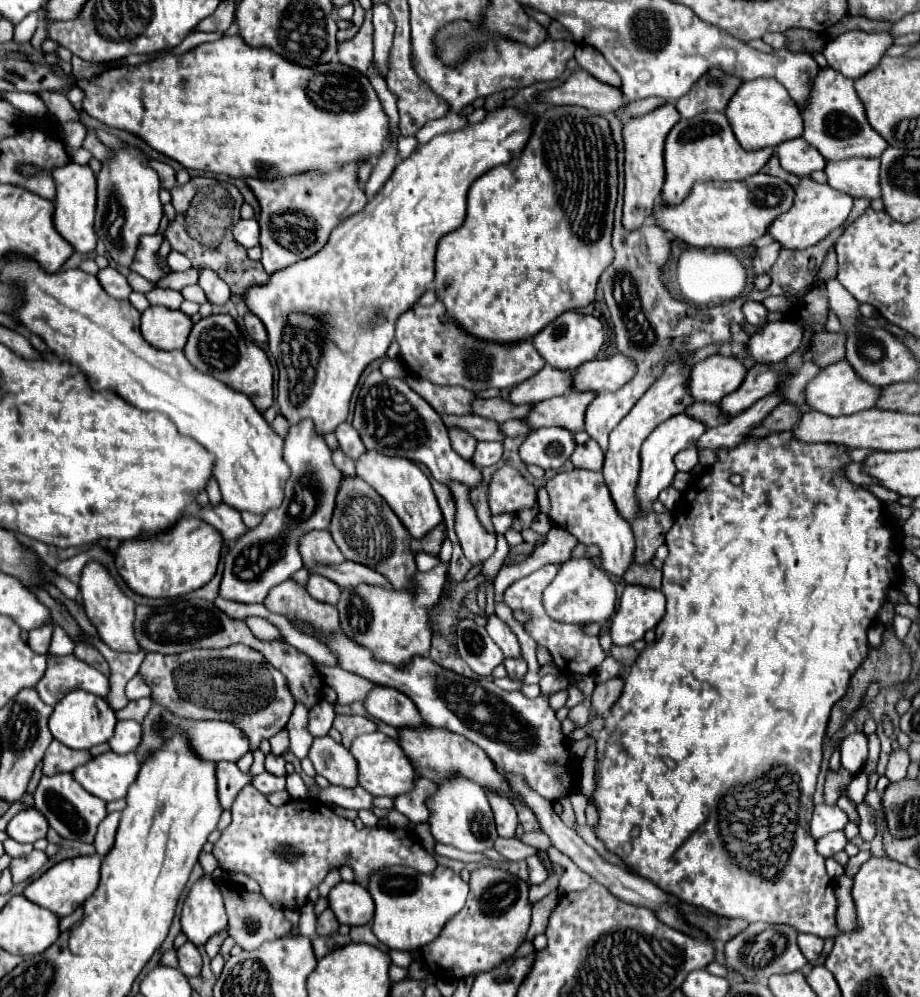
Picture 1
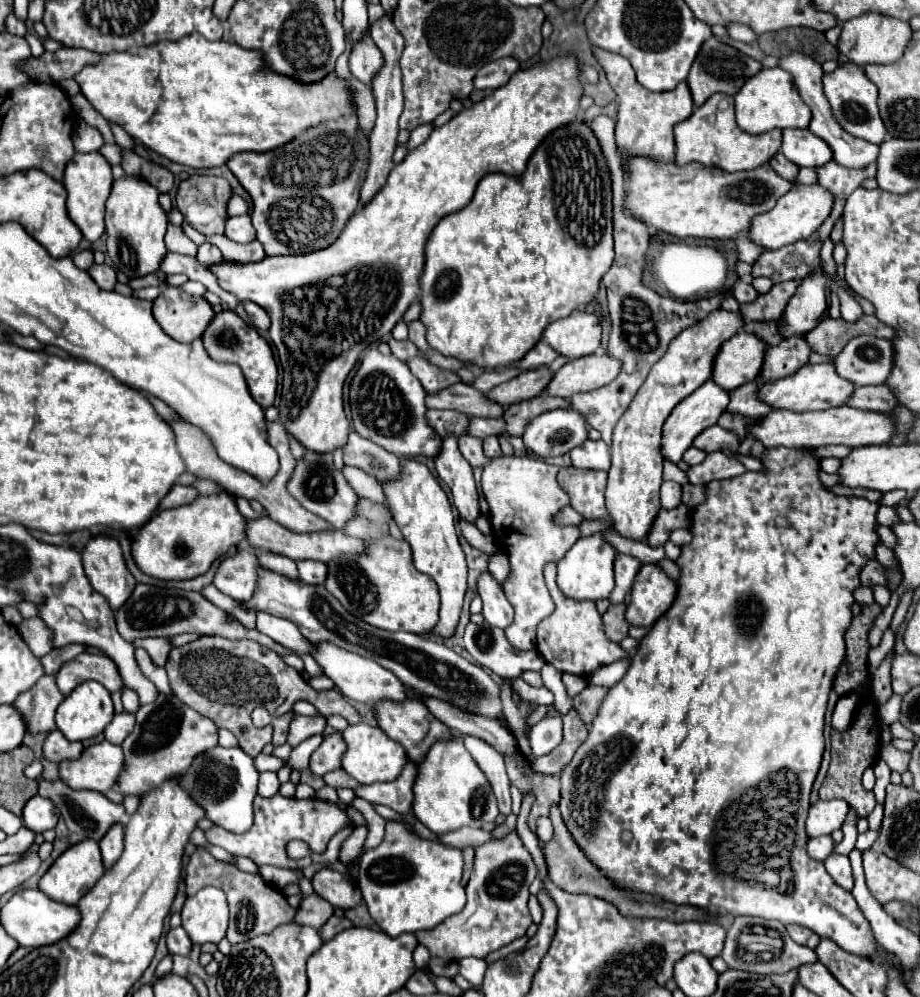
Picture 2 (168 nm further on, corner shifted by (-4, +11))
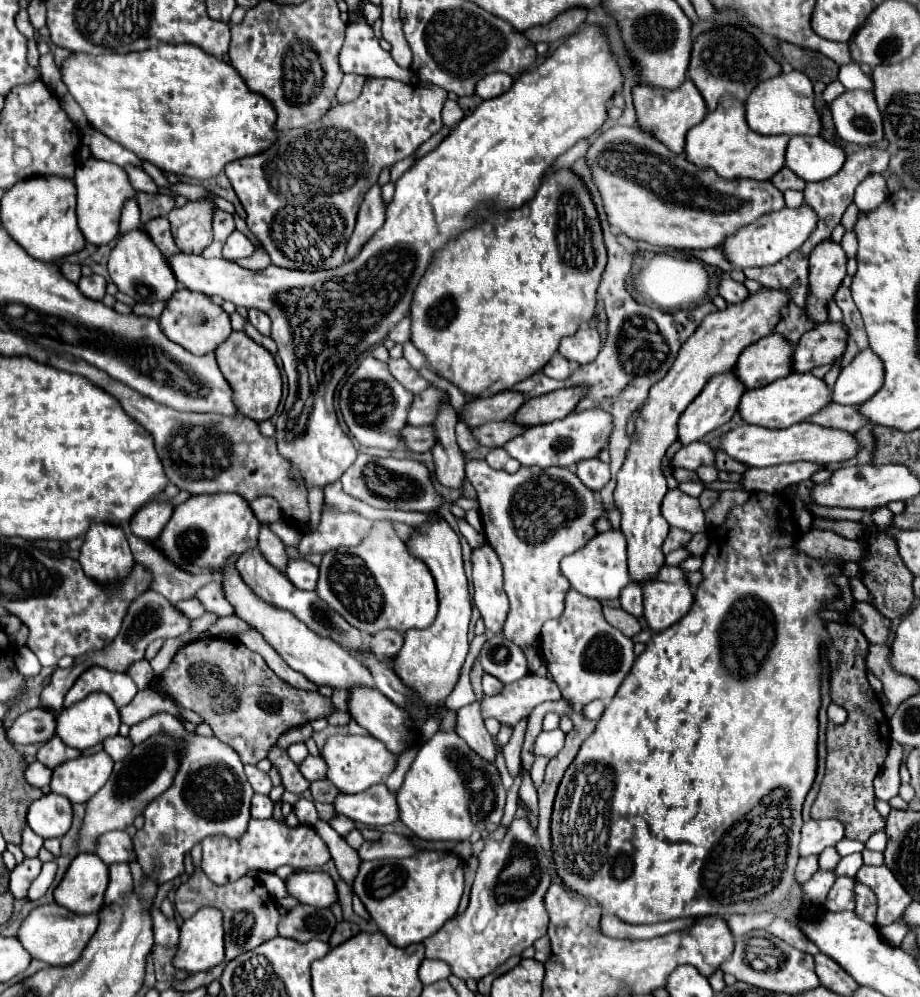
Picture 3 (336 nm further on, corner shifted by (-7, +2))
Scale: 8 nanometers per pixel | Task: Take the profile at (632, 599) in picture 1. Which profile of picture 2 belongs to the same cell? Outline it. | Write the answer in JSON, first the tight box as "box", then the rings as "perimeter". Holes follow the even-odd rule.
{"box":[627,564,677,628],"perimeter":[[[643,564],[627,606],[627,622],[631,626],[651,628],[677,598],[677,582],[671,580],[657,564]]]}

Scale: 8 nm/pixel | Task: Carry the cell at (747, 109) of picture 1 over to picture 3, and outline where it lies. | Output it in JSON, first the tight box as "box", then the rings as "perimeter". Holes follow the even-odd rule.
{"box":[746,71,820,135],"perimeter":[[[800,71],[762,81],[746,99],[746,121],[748,127],[760,135],[818,135],[820,117],[814,107],[812,81]]]}

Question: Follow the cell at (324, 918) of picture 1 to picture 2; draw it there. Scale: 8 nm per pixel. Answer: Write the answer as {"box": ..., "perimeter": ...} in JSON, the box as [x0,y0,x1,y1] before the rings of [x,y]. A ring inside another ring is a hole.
{"box":[293,894,333,930],"perimeter":[[[311,894],[311,896],[305,896],[303,902],[299,904],[293,922],[301,926],[313,926],[319,930],[329,920],[329,916],[333,916],[333,906],[325,902],[321,896]]]}

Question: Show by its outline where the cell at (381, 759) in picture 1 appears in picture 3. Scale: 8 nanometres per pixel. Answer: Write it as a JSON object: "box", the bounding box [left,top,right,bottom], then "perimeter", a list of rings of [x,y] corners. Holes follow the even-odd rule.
{"box":[322,735,396,793],"perimeter":[[[334,735],[326,741],[322,749],[322,757],[328,763],[328,779],[342,793],[360,793],[362,789],[370,789],[376,783],[382,783],[396,769],[396,755],[386,749],[382,741],[372,735]]]}

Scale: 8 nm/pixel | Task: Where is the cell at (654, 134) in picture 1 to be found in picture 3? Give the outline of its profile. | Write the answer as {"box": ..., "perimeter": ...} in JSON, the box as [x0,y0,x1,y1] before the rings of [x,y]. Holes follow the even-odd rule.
{"box":[632,79,706,153],"perimeter":[[[690,79],[684,81],[682,87],[676,91],[636,85],[632,89],[632,99],[634,99],[638,127],[644,129],[646,133],[652,133],[662,145],[672,149],[672,153],[684,151],[684,139],[686,139],[688,129],[698,125],[706,115],[706,103]]]}

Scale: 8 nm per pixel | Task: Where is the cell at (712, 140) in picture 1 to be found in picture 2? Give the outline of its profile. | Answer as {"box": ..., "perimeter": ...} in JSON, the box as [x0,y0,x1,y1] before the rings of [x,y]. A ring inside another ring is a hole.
{"box":[675,94,781,172],"perimeter":[[[713,94],[703,106],[695,108],[691,118],[675,126],[675,154],[677,164],[701,162],[705,166],[717,166],[725,172],[753,170],[769,162],[781,148],[781,130],[769,130],[765,134],[747,134],[735,122],[733,96]]]}

